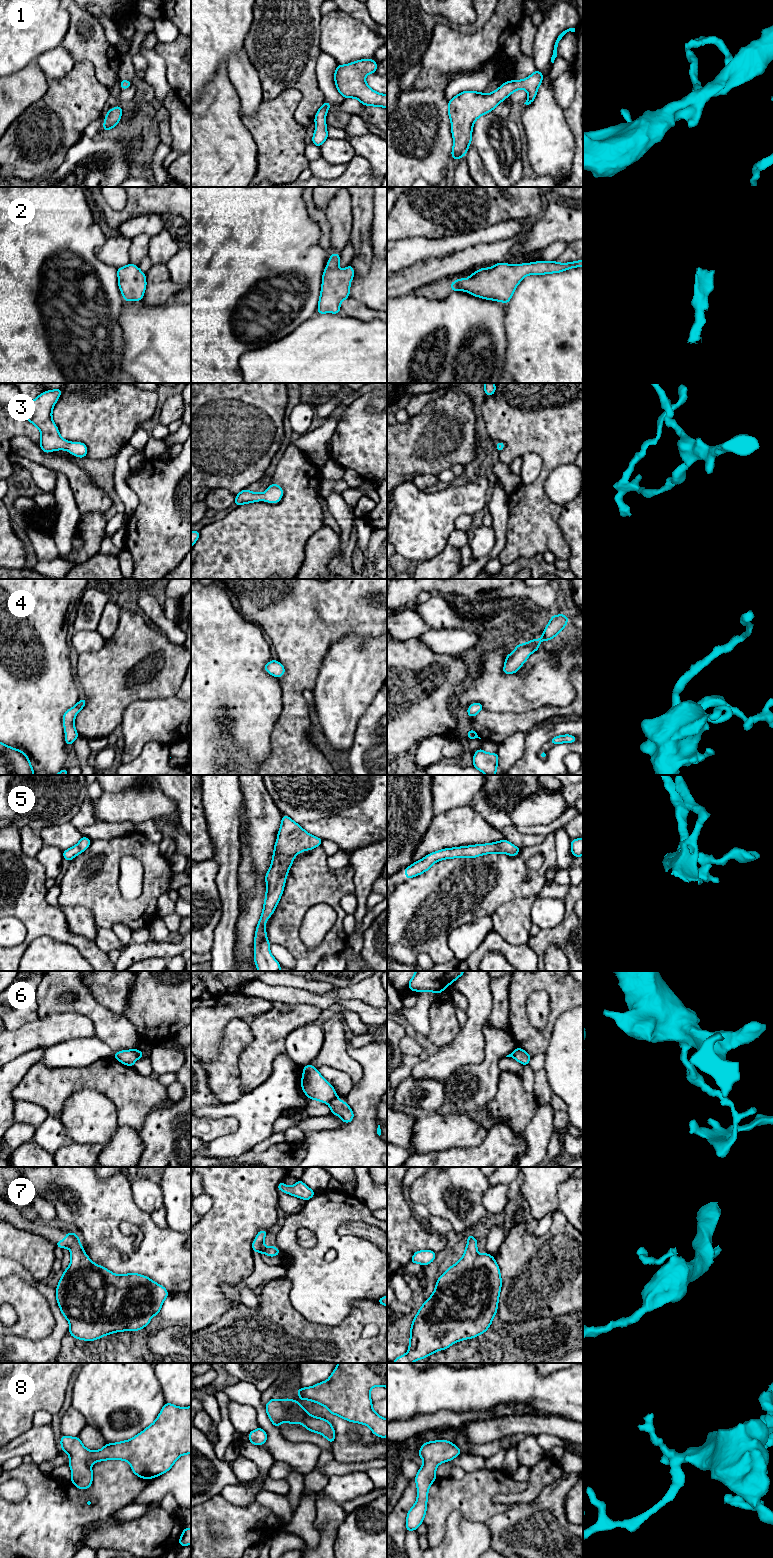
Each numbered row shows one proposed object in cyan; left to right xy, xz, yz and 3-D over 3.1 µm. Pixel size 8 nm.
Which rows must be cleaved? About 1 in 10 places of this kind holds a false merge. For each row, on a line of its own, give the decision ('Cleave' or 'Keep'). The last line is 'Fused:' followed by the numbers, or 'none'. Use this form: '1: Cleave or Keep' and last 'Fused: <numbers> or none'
1: Keep
2: Keep
3: Keep
4: Keep
5: Keep
6: Cleave
7: Keep
8: Keep
Fused: 6

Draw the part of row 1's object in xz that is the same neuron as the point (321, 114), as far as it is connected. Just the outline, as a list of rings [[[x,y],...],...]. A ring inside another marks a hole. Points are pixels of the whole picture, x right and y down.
[[[325,101],[323,105],[317,111],[315,119],[314,119],[316,128],[312,137],[312,143],[318,147],[320,147],[328,138],[327,124],[325,123],[325,118],[326,118],[328,109],[331,106],[332,104]]]

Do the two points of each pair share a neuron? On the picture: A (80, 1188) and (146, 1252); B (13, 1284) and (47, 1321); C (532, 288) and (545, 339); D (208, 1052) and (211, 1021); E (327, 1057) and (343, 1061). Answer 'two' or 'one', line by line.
A: one
B: one
C: one
D: one
E: one

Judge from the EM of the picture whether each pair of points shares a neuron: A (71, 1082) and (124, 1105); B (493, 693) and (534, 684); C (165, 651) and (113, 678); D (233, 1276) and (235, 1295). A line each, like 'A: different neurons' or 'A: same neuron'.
A: same neuron
B: same neuron
C: same neuron
D: different neurons

